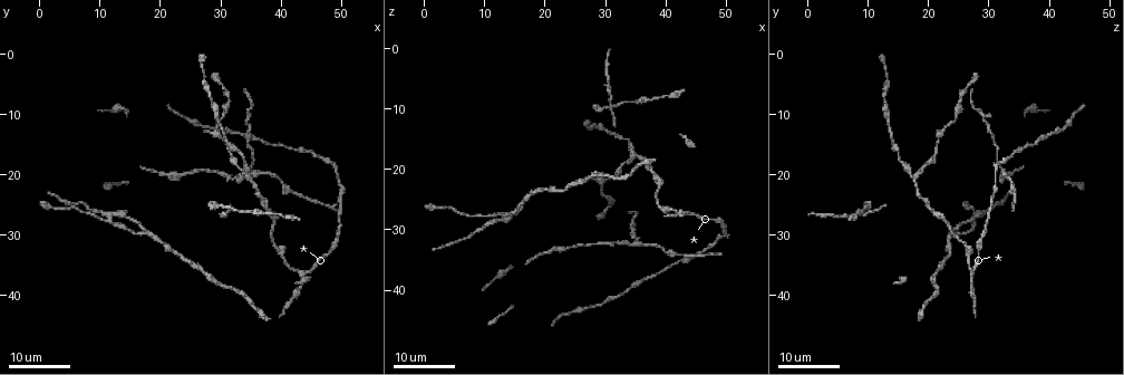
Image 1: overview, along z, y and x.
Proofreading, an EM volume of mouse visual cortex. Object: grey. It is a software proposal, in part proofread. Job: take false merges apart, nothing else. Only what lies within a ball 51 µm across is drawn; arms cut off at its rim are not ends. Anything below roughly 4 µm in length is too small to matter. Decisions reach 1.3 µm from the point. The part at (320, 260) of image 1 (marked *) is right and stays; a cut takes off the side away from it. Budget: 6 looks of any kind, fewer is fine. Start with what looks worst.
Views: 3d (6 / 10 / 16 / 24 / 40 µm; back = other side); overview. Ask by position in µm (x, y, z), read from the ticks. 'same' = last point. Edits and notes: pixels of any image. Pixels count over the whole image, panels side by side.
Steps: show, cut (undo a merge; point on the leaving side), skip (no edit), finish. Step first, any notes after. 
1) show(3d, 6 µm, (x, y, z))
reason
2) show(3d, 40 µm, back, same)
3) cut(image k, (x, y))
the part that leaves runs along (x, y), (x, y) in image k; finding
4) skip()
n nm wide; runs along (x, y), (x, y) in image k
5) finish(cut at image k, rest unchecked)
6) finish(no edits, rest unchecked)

show(3d, 24 µm, (17.0, 30.0, 24.5))
side arm on a straight run

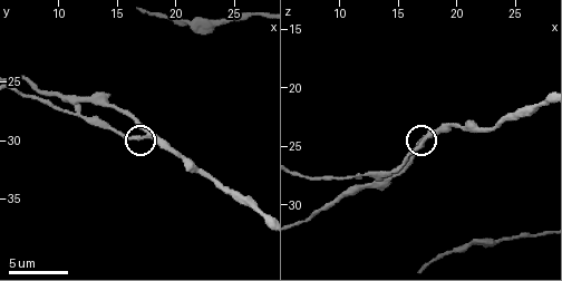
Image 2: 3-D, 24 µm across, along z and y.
show(3d, 6 µm, (17.4, 29.6, 24.4))
closer look

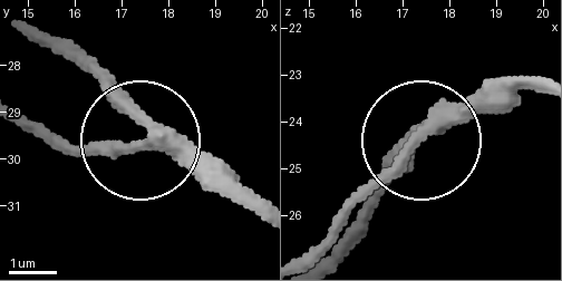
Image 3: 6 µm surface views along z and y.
skip()
side arm 21 µm; runs along (254, 214), (123, 138), (55, 151) in image 3; one neuron here

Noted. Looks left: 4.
show(3d, 24 µm, (31.5, 6.5, 25.5))

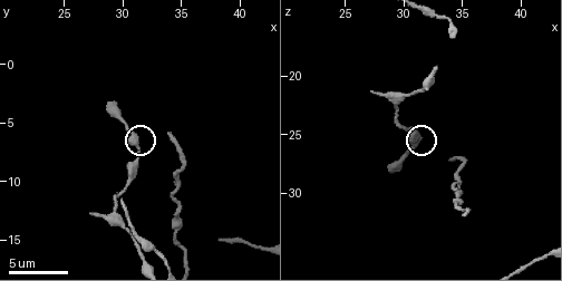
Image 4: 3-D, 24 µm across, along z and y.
show(3d, 10 µm, same)
zoom in

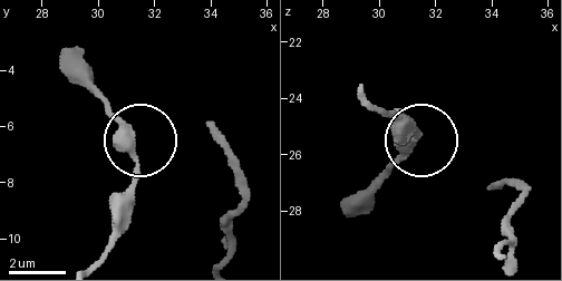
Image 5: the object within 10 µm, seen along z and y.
skip()
side arm 5 µm; runs along (103, 255), (117, 199), (136, 170), (136, 148), (88, 86) in image 5; one neuron here

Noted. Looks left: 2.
show(3d, 16 µm, (34.5, 20.0, 17.5))
three arms meet

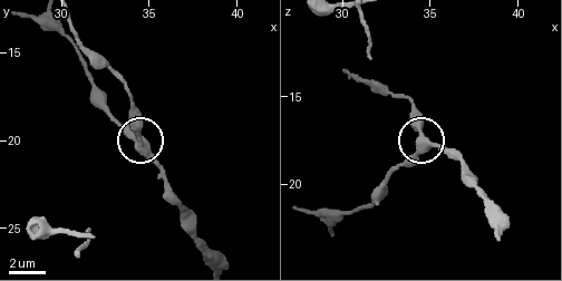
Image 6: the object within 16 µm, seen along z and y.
show(3d, 6 µm, (34.4, 20.3, 17.4))

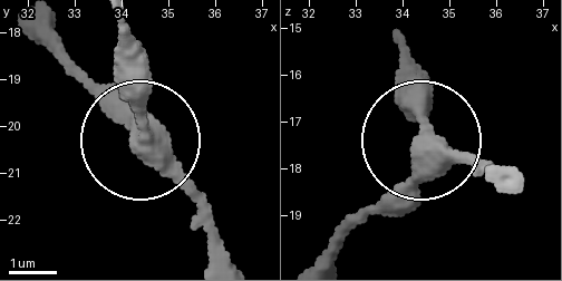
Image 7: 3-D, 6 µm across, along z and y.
skip()
runs along (230, 262), (202, 202), (145, 143), (142, 50) in image 7; all the same neuron

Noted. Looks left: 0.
finish(no edits, rest unchecked)

